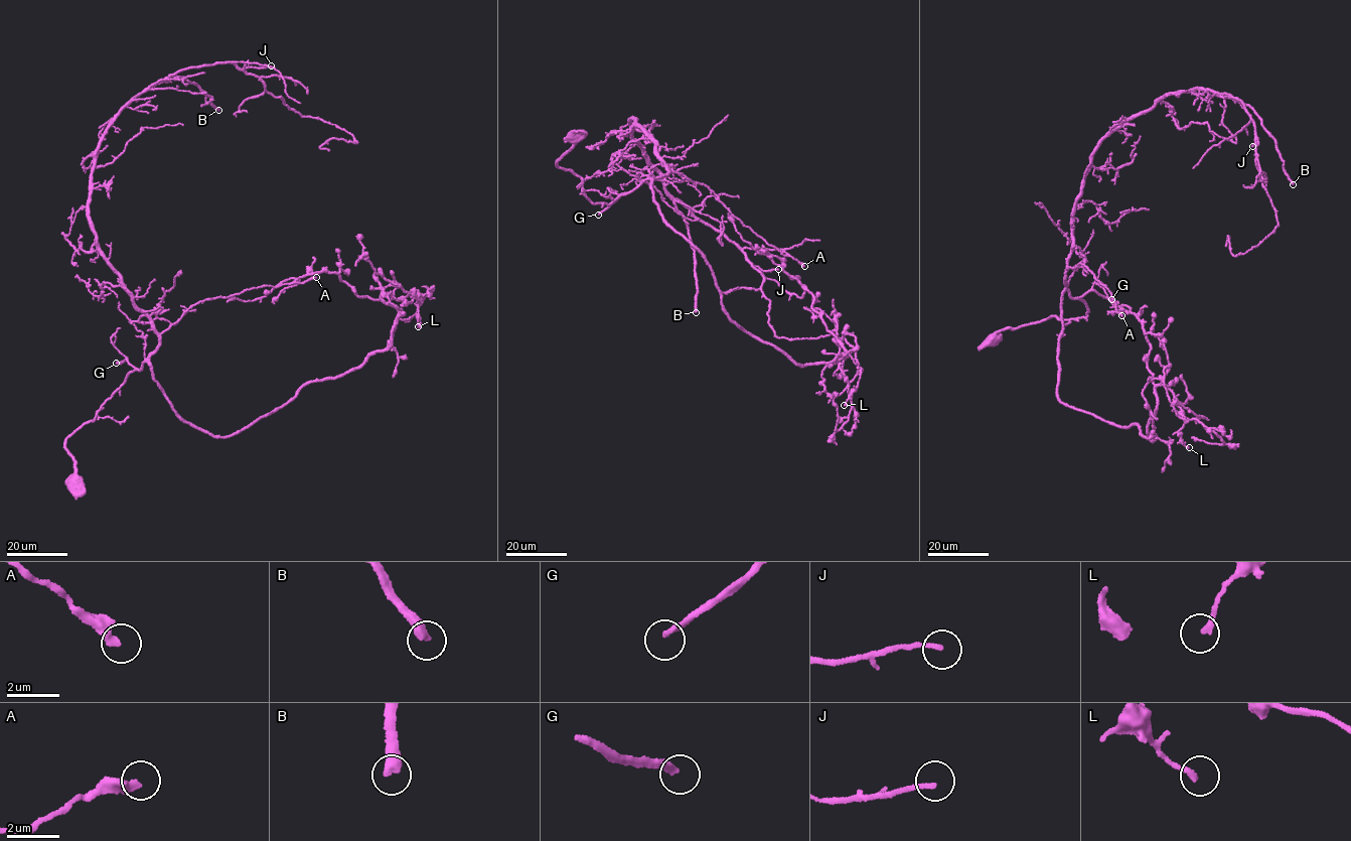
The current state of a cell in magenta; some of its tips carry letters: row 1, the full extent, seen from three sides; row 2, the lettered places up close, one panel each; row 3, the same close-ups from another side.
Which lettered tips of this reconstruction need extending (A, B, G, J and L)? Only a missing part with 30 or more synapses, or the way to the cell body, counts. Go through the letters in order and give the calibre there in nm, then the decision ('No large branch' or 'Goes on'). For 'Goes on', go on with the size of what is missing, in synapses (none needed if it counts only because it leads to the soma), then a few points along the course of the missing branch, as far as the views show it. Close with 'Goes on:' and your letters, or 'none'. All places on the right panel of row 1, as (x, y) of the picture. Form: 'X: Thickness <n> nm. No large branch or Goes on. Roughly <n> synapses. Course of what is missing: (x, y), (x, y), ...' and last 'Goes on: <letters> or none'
A: Thickness 360 nm. No large branch
B: Thickness 440 nm. Goes on. Roughly 50 synapses
G: Thickness 220 nm. Goes on. Roughly 90 synapses
J: Thickness 170 nm. No large branch
L: Thickness 240 nm. No large branch
Goes on: B, G

